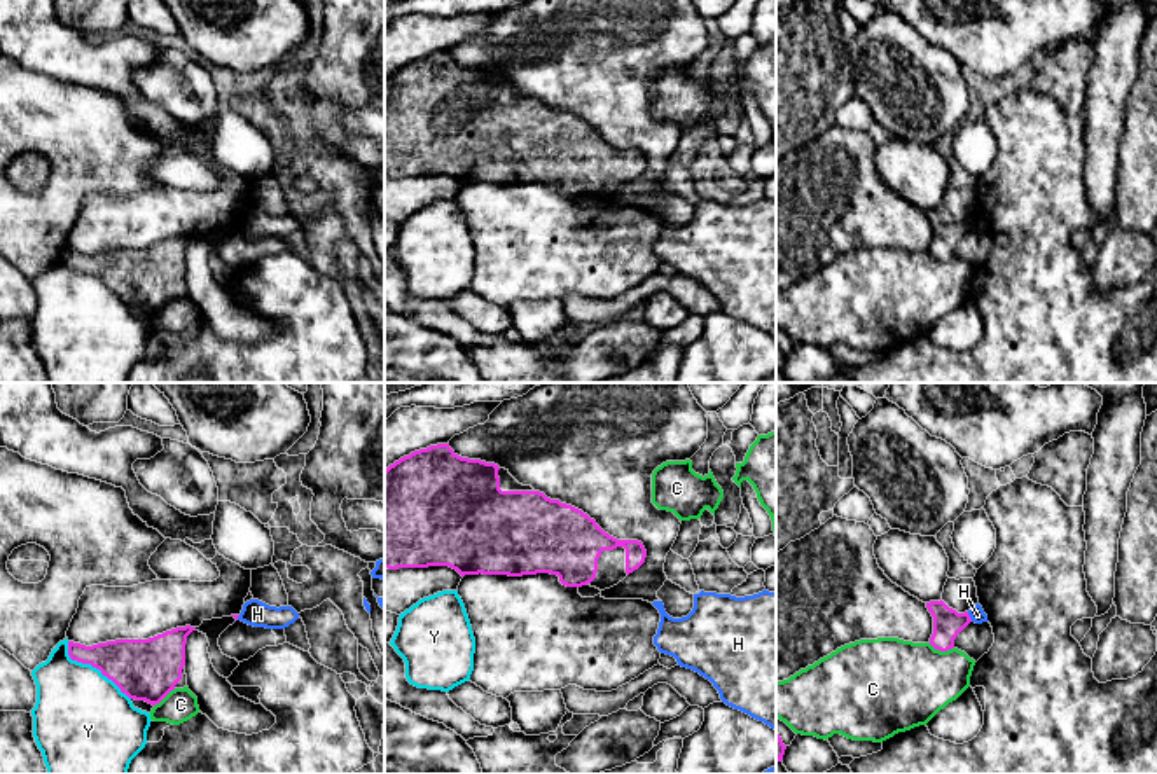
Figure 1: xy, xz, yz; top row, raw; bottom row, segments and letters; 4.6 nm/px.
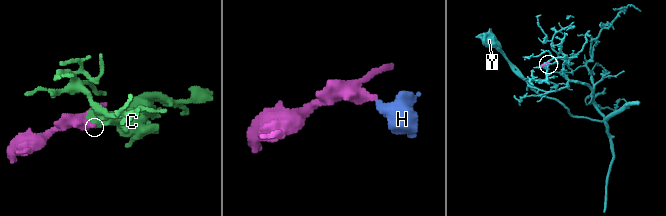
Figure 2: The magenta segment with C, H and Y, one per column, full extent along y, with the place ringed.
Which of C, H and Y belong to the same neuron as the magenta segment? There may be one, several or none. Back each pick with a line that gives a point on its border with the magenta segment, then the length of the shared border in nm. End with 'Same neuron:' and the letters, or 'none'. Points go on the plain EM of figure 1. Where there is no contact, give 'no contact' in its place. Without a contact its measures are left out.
Same neuron: none

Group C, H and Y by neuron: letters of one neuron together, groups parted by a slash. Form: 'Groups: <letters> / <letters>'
Groups: C H / Y

